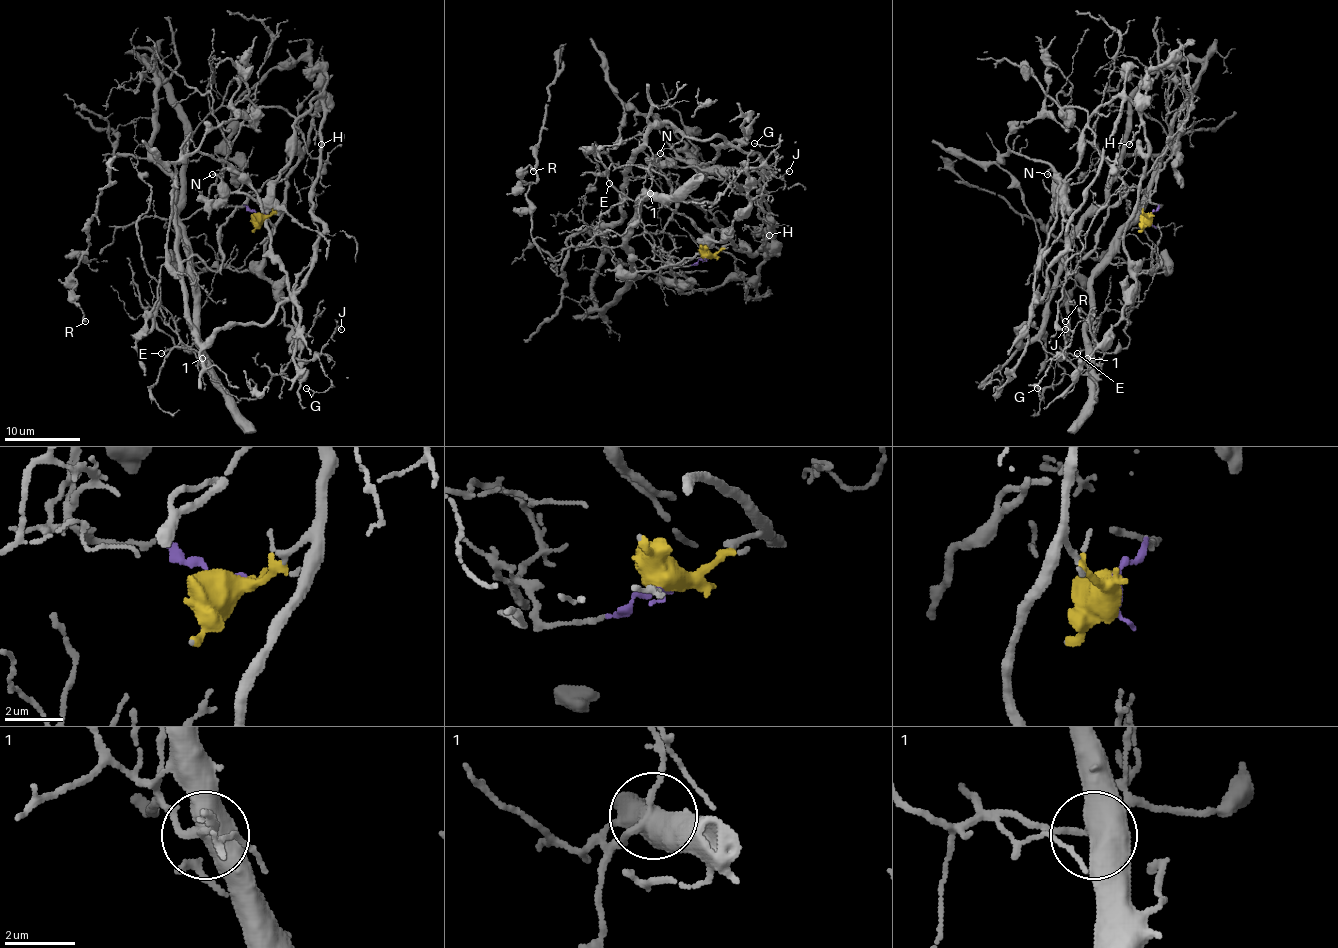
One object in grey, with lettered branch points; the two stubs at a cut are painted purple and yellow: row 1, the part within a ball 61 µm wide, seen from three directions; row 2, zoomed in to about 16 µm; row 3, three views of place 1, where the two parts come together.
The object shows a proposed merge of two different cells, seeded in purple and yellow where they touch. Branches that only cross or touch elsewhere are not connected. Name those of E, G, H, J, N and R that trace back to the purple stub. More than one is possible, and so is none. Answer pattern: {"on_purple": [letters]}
{"on_purple": ["E", "G", "J", "R"]}

